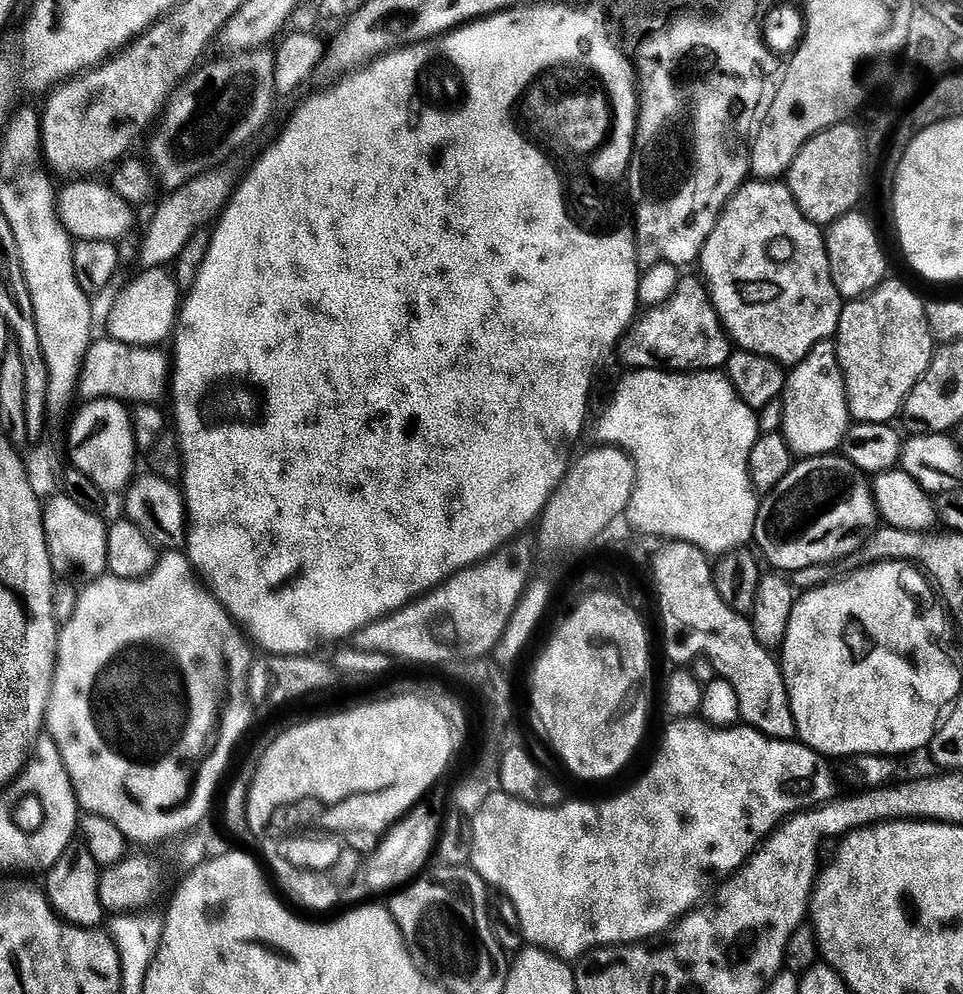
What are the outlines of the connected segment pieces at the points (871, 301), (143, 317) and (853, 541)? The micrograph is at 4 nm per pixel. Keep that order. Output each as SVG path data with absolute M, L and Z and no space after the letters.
M885 279L867 296L847 301L840 309L834 343L844 371L848 414L865 424L892 424L906 398L926 374L934 355L932 331L926 322L925 301L908 284Z
M167 267L149 268L141 273L117 294L108 312L107 335L123 344L131 344L133 348L151 348L163 345L163 340L173 335L182 307L182 289Z
M842 454L810 456L793 463L786 478L782 478L774 491L761 499L754 544L755 547L760 547L759 555L776 567L773 569L791 574L819 564L835 565L836 556L851 557L868 541L868 537L876 531L880 523L874 484L863 470L850 463Z

